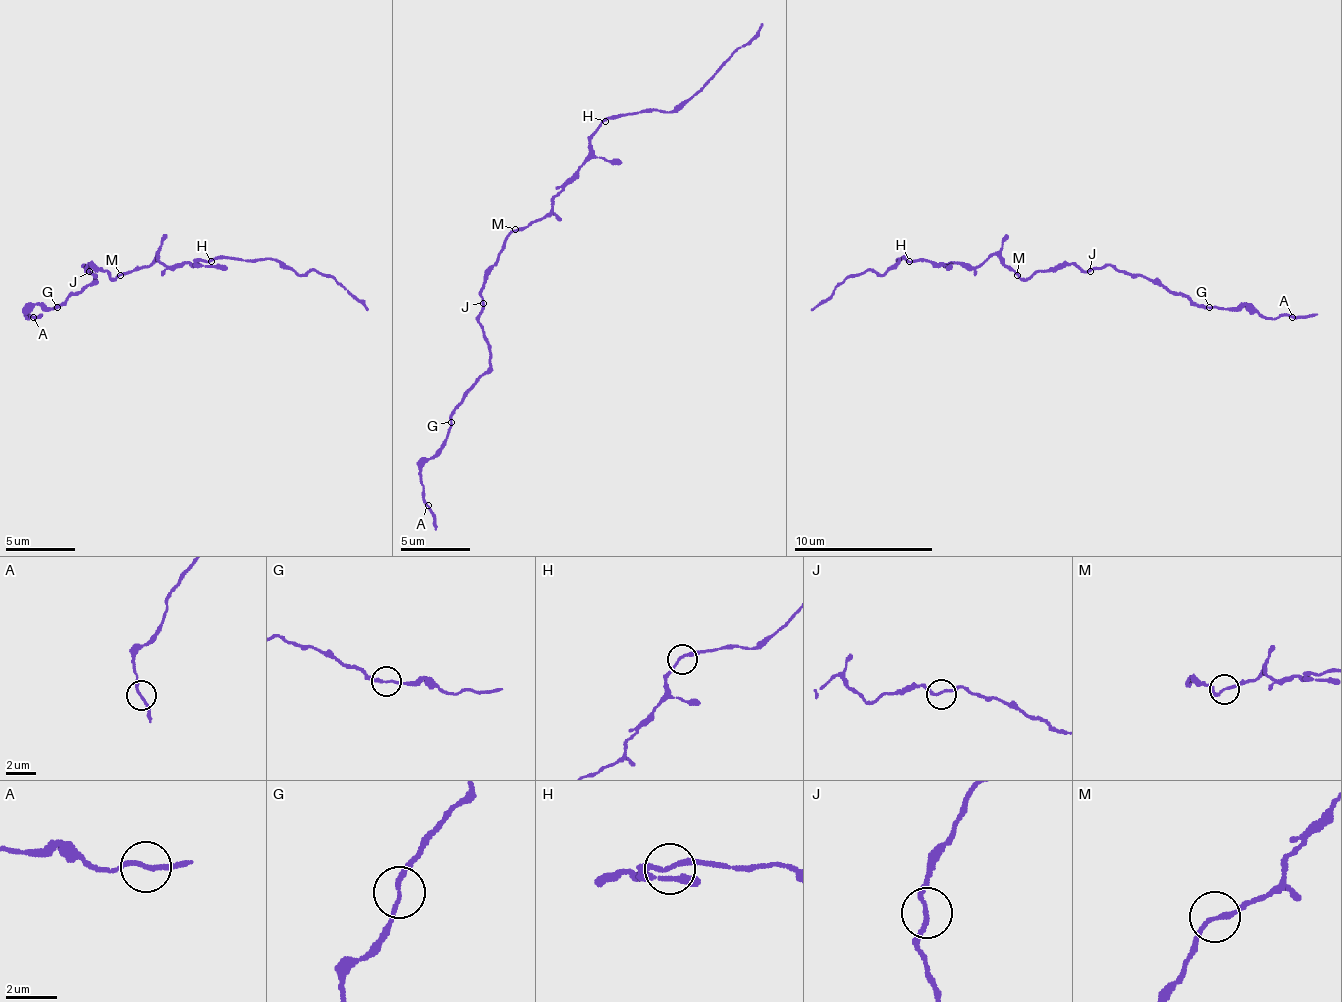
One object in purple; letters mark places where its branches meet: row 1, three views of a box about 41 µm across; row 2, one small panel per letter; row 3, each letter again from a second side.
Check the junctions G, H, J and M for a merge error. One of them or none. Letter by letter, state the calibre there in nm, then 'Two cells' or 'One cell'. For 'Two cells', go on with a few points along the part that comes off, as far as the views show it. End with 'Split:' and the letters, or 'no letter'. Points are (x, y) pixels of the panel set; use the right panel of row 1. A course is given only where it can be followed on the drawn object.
G: Thickness 170 nm. One cell
H: Thickness 170 nm. One cell
J: Thickness 170 nm. One cell
M: Thickness 180 nm. One cell
Split: no letter

